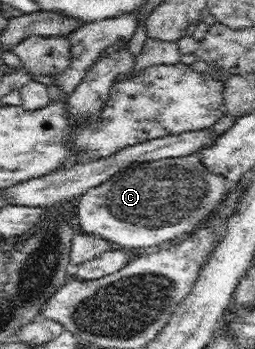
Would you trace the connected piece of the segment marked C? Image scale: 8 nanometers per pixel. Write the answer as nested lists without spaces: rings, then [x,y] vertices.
[[[200,155],[172,157],[159,161],[140,162],[120,170],[108,181],[83,193],[74,203],[74,210],[80,220],[82,231],[107,239],[112,245],[127,248],[160,247],[172,240],[180,240],[190,235],[200,221],[207,219],[217,211],[225,197],[227,179],[223,175],[212,173],[204,167]]]

